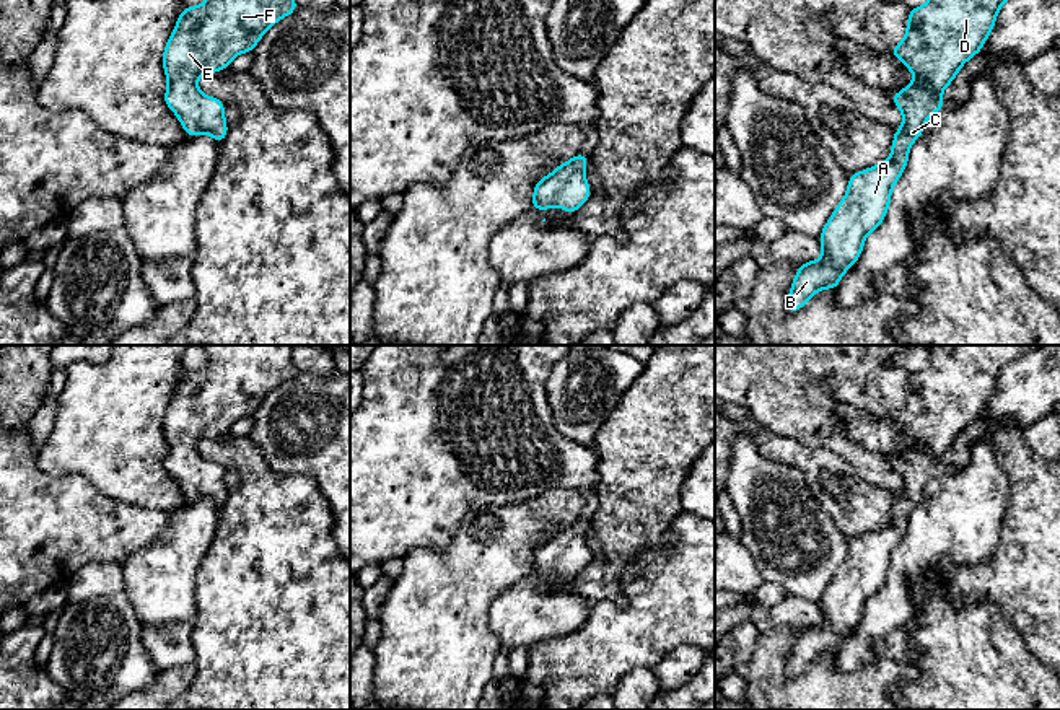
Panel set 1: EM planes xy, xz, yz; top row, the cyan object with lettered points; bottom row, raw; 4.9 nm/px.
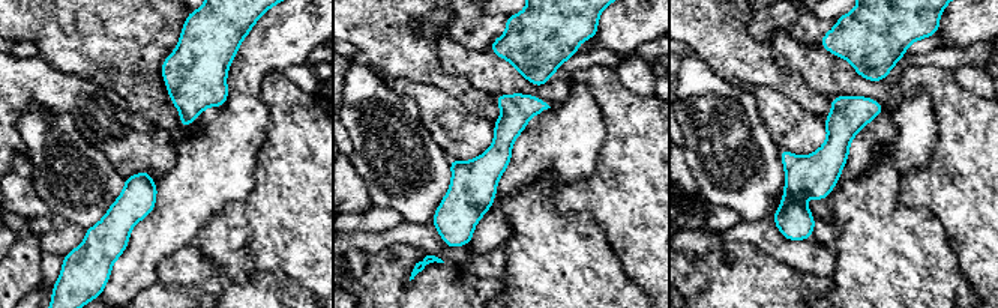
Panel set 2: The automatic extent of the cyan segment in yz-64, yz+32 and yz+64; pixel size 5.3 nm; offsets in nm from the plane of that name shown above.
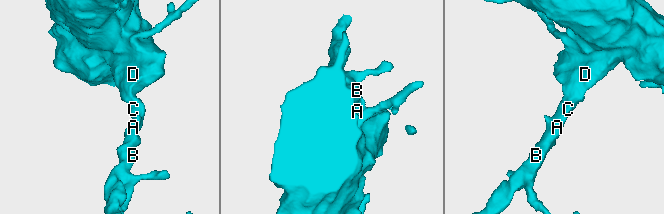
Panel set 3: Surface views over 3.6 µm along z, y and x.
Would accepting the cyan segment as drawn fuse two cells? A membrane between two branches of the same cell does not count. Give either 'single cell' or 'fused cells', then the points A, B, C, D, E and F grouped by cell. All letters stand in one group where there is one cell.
single cell | A B C D E F

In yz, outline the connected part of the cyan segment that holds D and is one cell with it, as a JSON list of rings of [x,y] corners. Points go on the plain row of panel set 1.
[[[930,345],[930,363],[923,371],[909,373],[909,386],[904,405],[891,414],[891,419],[897,422],[913,440],[915,446],[909,448],[904,456],[894,456],[892,467],[900,474],[904,487],[902,492],[894,495],[892,515],[887,526],[881,526],[873,532],[863,534],[848,541],[848,552],[845,562],[835,572],[832,581],[827,585],[821,596],[819,606],[822,609],[822,622],[817,625],[804,627],[799,630],[795,645],[791,648],[786,676],[799,676],[806,666],[822,653],[837,655],[837,650],[843,638],[860,624],[866,601],[876,594],[886,583],[886,576],[891,570],[891,557],[894,549],[902,541],[912,508],[923,498],[926,484],[941,476],[948,469],[941,462],[941,456],[949,451],[957,440],[959,433],[979,419],[993,396],[995,383],[1001,370],[1021,358],[1023,355],[1040,348],[1044,345]]]

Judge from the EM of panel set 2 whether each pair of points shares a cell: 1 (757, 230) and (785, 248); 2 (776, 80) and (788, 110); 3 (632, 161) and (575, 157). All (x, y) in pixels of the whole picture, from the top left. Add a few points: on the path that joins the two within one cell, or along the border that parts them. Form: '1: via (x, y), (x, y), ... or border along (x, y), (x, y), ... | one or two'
1: via (764, 235), (778, 247) | one
2: border along (746, 84), (770, 86), (791, 96), (811, 111) | two
3: border along (604, 123), (604, 140), (595, 169), (571, 184) | two

